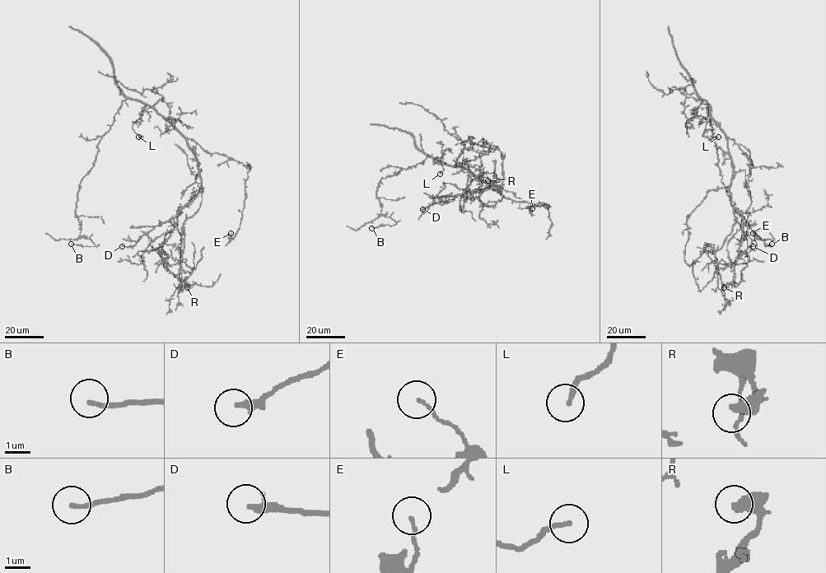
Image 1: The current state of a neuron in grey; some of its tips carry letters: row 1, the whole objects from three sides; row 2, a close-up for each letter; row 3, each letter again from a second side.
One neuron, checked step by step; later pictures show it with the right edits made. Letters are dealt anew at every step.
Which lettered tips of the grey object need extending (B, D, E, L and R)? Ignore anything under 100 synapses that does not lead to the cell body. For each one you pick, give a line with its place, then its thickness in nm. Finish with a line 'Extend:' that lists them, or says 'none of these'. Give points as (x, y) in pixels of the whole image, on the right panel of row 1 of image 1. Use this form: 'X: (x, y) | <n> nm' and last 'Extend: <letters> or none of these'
Extend: none of these

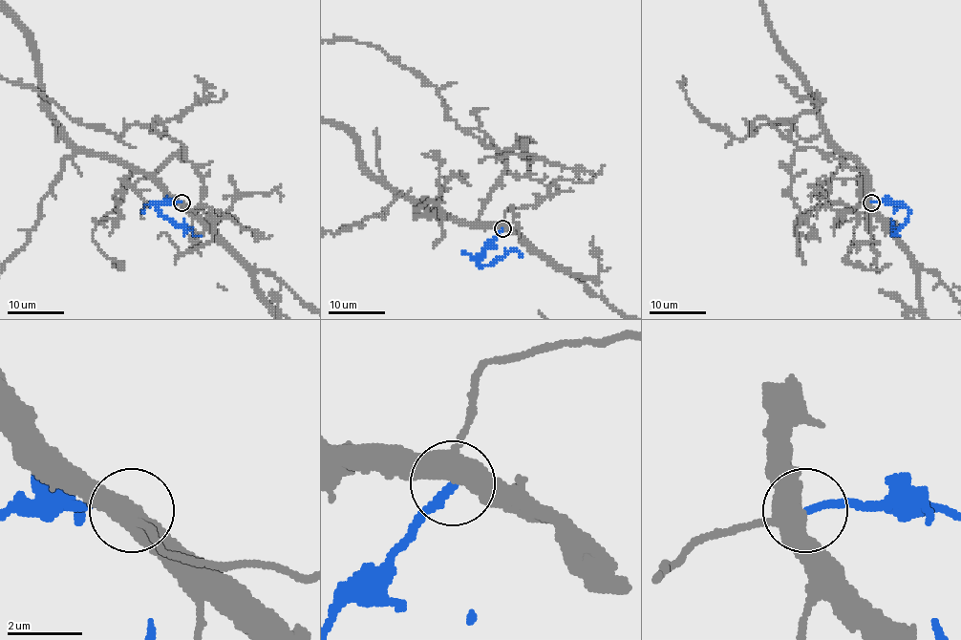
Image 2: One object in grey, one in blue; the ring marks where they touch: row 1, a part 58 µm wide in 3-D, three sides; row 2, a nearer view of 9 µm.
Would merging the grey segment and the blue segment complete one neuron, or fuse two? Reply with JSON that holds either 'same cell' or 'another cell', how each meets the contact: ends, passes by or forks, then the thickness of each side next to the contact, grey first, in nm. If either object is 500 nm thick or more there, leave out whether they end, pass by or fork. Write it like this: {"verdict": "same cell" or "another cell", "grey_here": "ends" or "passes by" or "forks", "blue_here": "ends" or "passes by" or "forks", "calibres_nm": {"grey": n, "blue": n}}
{"verdict": "another cell", "grey_here": "forks", "blue_here": "ends", "calibres_nm": {"grey": 440, "blue": 200}}

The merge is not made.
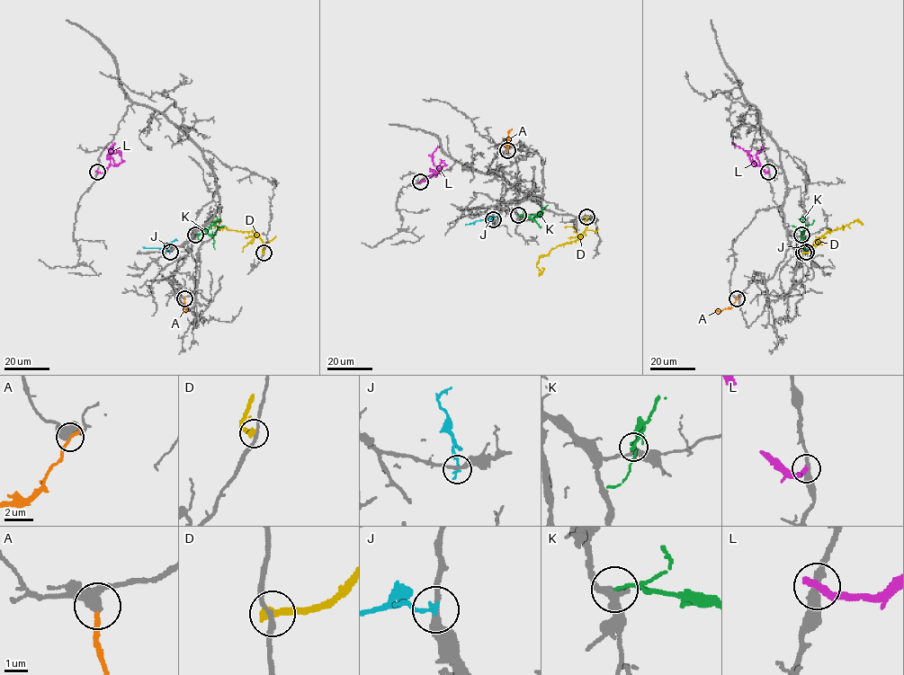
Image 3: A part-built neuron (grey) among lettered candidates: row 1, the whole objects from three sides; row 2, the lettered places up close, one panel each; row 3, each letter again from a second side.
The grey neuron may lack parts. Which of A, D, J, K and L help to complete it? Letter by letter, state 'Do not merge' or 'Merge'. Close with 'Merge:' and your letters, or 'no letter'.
A: Do not merge
D: Do not merge
J: Do not merge
K: Merge
L: Do not merge
Merge: K

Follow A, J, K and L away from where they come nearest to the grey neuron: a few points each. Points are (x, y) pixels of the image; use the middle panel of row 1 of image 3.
A: (507, 150), (508, 132), (512, 128)
J: (493, 219), (465, 225)
K: (518, 216), (538, 214), (547, 205)
L: (420, 182), (437, 171), (432, 158), (437, 146)

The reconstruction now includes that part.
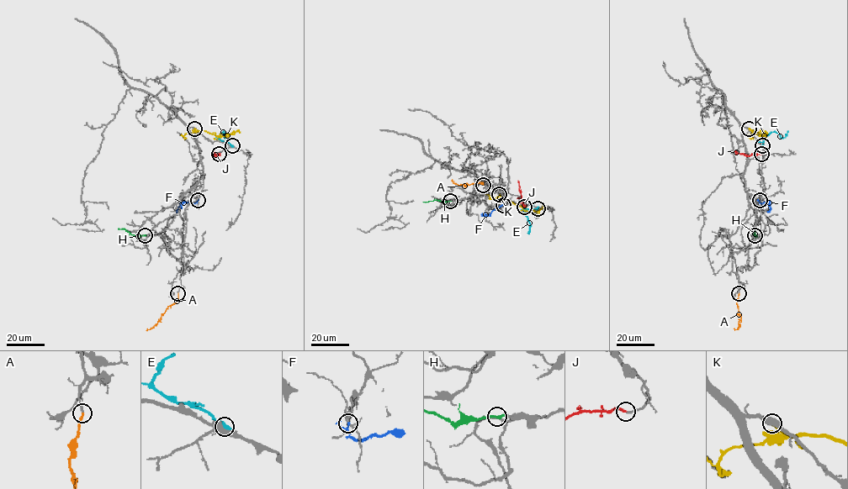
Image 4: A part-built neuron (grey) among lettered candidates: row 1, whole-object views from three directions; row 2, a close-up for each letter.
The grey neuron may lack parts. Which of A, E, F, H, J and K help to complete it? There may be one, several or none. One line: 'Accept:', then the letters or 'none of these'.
Accept: A, J

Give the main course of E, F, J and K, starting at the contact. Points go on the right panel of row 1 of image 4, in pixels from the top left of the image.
E: (762, 146), (764, 138), (771, 132), (784, 137), (788, 130)
F: (760, 200), (760, 203), (769, 202), (771, 209), (767, 212)
J: (760, 154), (744, 155), (734, 150)
K: (749, 128), (766, 136), (765, 132), (759, 132)

